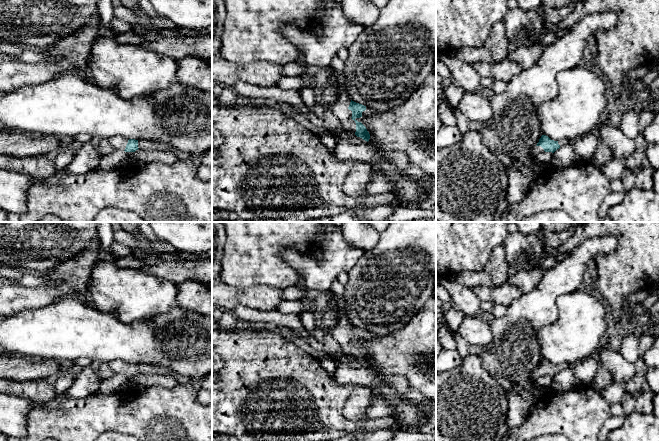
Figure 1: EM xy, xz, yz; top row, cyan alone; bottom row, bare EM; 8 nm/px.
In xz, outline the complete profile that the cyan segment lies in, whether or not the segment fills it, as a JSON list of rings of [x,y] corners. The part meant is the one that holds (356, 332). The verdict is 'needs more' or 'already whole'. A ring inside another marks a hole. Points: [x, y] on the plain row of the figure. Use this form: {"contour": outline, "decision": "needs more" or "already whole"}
{"contour": [[[305,290],[306,310],[314,315],[316,327],[322,324],[324,314],[330,309],[331,306],[337,308],[339,311],[338,319],[336,321],[336,325],[330,330],[329,333],[339,342],[339,344],[341,345],[341,350],[343,352],[351,355],[357,361],[360,361],[368,366],[370,363],[369,356],[367,355],[366,351],[356,343],[362,341],[363,339],[377,339],[380,336],[352,325],[348,320],[346,314],[344,313],[342,304],[334,303],[334,296],[332,292],[330,293],[330,298],[326,307],[322,310],[319,310],[315,303],[315,300],[319,296],[319,294],[320,291],[318,290]]], "decision": "needs more"}

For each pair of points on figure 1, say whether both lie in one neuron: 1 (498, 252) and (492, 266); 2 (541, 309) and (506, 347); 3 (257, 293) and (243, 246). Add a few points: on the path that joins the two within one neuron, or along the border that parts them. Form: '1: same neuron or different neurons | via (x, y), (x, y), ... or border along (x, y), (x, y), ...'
1: same neuron | via (498, 255), (495, 263)
2: same neuron | via (532, 318), (515, 335), (515, 338)
3: different neurons | border along (231, 286), (251, 287), (267, 285), (278, 289)

